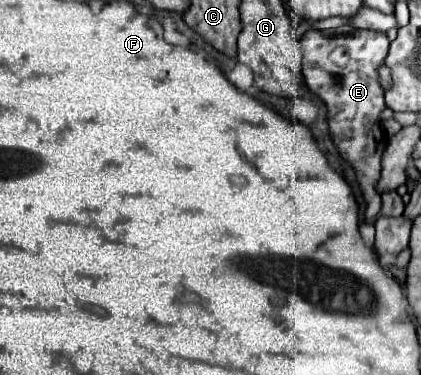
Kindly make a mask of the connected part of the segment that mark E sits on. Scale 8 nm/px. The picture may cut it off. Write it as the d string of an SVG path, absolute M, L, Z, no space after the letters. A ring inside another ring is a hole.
M309 30L305 32L305 36L301 38L301 52L303 52L303 78L305 84L311 92L315 92L325 104L327 104L327 122L333 134L333 142L339 148L341 156L355 168L359 184L363 188L363 196L367 200L367 210L365 216L367 218L377 218L379 210L381 210L381 196L375 190L375 182L379 180L381 174L381 156L385 152L385 136L379 136L381 132L381 112L387 108L385 104L385 92L379 86L377 80L377 68L383 64L385 56L389 50L389 38L383 32L373 32L373 30L355 30L353 34L345 34L345 36L333 36L333 38L325 38L323 32L319 30ZM337 48L343 48L343 52L347 54L347 64L337 64L337 56L341 54L333 54Z

